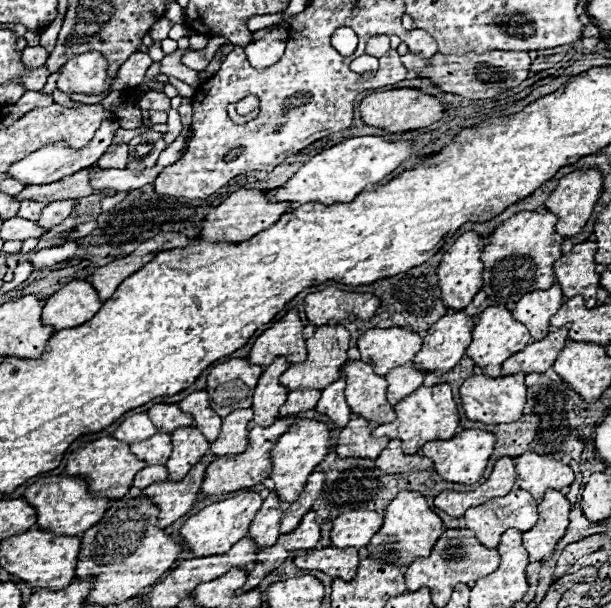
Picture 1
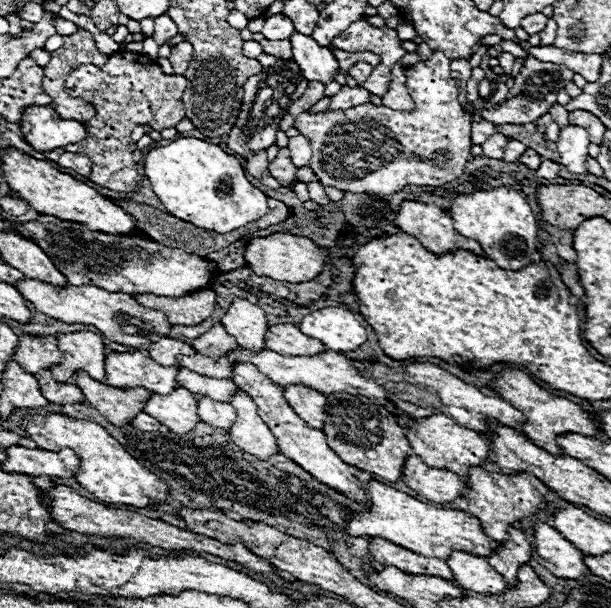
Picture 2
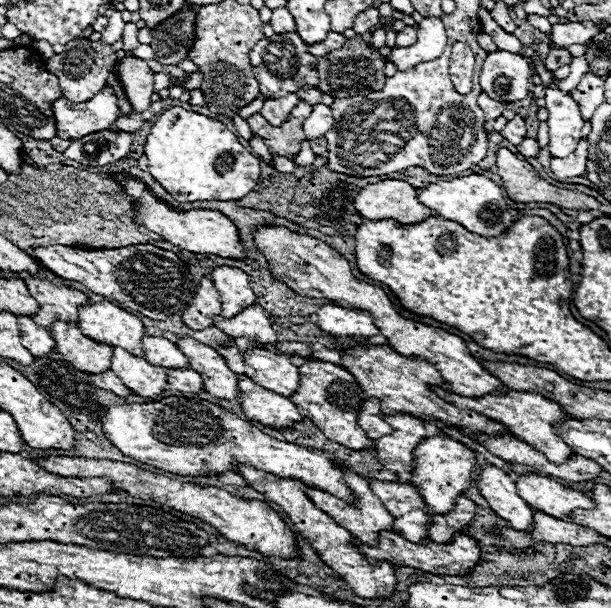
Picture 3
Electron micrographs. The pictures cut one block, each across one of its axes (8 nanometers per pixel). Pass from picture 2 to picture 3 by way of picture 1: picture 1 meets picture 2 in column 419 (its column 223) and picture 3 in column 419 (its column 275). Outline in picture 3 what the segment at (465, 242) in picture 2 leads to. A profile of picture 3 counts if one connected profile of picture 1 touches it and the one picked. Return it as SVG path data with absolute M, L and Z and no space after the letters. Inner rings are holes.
M382 180L368 184L356 196L354 208L368 220L396 220L400 224L418 224L434 216L430 208L418 202L416 188L404 180Z

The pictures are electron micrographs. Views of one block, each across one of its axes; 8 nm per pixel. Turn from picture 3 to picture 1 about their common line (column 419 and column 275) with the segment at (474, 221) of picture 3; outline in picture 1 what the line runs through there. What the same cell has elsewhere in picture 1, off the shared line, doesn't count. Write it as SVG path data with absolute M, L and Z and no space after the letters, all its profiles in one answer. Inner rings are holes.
M358 136L348 138L328 150L316 154L310 162L306 162L284 186L272 190L272 200L290 200L290 202L350 202L360 192L368 188L368 184L376 184L384 180L392 170L396 170L402 162L406 162L412 154L416 154L416 146L408 138L400 138L390 142L382 136Z

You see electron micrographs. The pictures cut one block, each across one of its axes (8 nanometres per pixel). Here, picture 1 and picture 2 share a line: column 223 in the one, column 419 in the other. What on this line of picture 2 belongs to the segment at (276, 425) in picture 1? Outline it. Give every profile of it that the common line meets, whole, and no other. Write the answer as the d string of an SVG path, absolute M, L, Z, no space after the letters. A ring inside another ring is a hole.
M416 454L408 456L404 464L402 480L426 500L434 504L442 504L442 506L464 496L464 492L468 490L468 486L460 482L460 476L448 470L430 468Z

